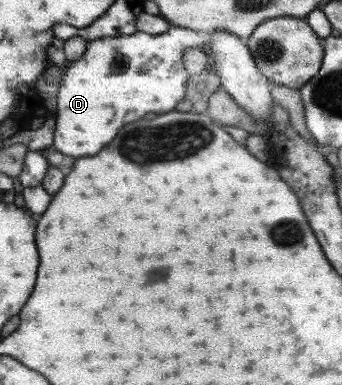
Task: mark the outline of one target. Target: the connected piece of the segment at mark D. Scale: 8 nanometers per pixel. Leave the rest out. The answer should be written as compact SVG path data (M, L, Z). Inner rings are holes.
M170 26L169 30L160 35L153 35L152 33L141 32L138 30L135 34L125 36L115 36L111 38L109 36L97 40L88 41L87 50L85 50L83 56L79 60L73 61L69 67L66 68L57 93L57 114L55 138L53 140L53 147L57 149L62 155L81 158L81 156L95 156L101 148L105 148L111 138L115 138L119 134L119 130L123 128L123 124L129 124L133 120L139 120L143 118L147 112L155 112L155 114L165 114L165 112L171 112L175 110L175 106L185 98L185 92L187 92L187 74L188 70L184 68L183 56L189 49L197 48L203 49L208 52L210 46L212 46L213 36L211 33L197 32L193 29L181 28L178 26Z

